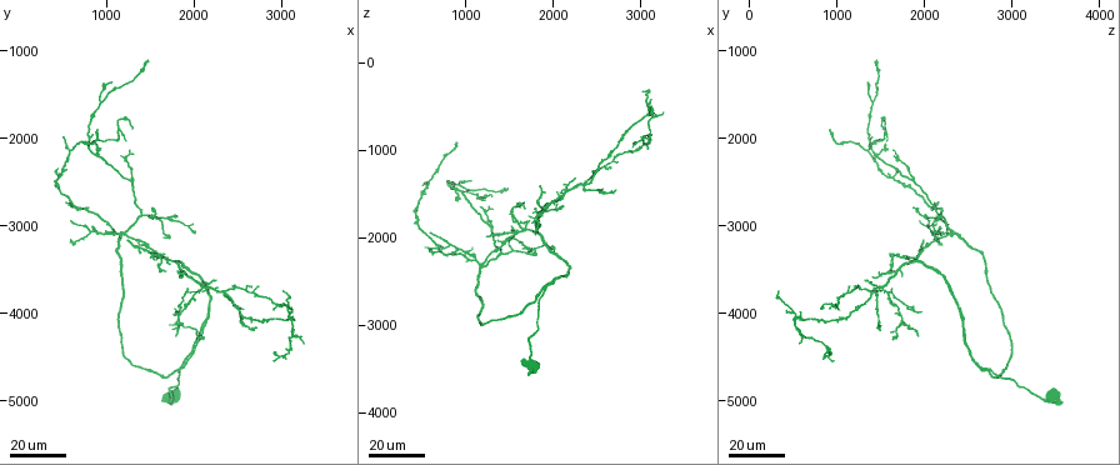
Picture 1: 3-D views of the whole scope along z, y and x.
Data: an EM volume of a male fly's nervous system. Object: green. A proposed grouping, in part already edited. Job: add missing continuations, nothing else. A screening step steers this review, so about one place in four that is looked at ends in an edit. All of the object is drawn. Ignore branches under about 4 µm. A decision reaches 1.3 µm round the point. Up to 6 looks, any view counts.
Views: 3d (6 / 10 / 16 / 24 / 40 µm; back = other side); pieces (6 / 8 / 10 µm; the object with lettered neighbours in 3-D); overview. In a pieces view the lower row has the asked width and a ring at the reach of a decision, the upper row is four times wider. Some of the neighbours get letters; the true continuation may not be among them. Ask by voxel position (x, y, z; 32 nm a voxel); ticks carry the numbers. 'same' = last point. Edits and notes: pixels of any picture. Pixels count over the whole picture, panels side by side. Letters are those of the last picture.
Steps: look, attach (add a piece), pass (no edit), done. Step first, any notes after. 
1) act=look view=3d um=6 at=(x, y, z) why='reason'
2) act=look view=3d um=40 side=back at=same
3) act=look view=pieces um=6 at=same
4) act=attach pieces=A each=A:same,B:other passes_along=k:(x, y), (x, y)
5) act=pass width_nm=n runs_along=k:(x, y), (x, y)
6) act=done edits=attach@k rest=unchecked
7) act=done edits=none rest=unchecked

act=look view=3d um=40 at=(2150, 4300, 1650) why='an open end'

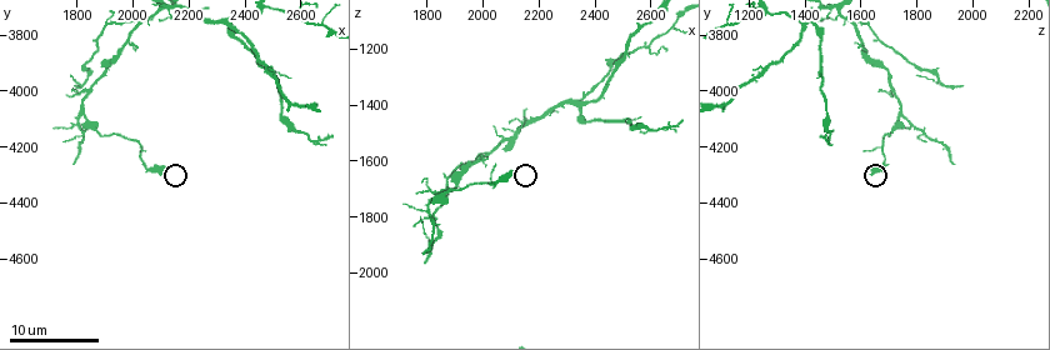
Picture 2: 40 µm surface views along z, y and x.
act=look view=pieces um=8 at=(2100, 4270, 1650)

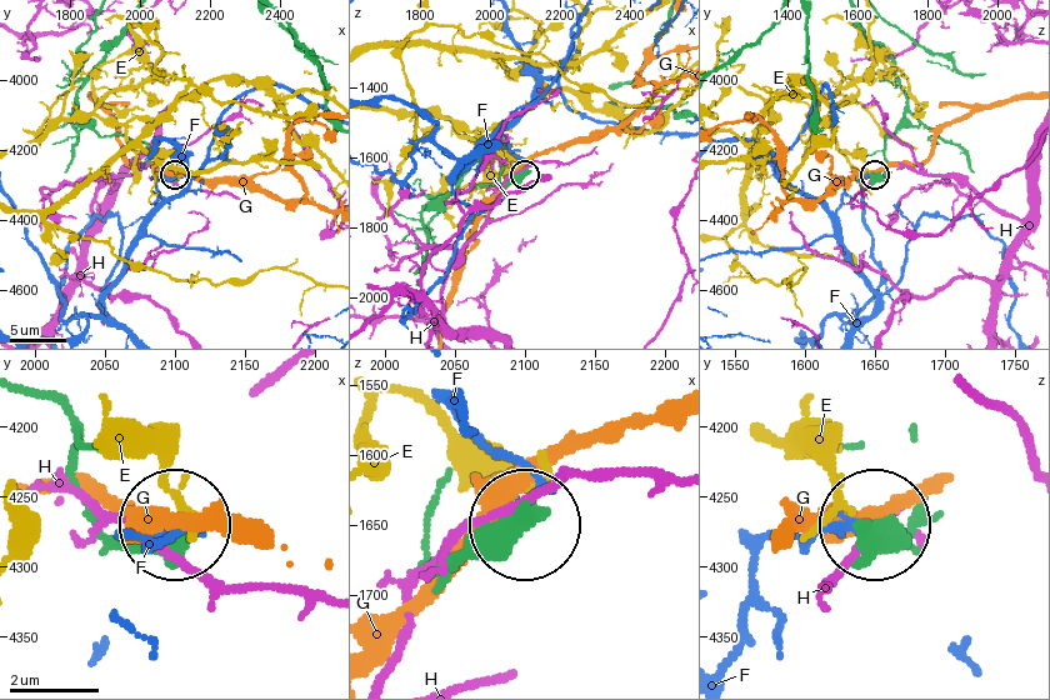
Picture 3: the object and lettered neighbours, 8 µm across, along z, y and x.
act=pass each=E:other,F:other,G:other,H:other found='no lettered piece goes on from it'

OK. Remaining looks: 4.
act=look view=pieces um=8 at=(2710, 4170, 1450) why='end of a long branch'

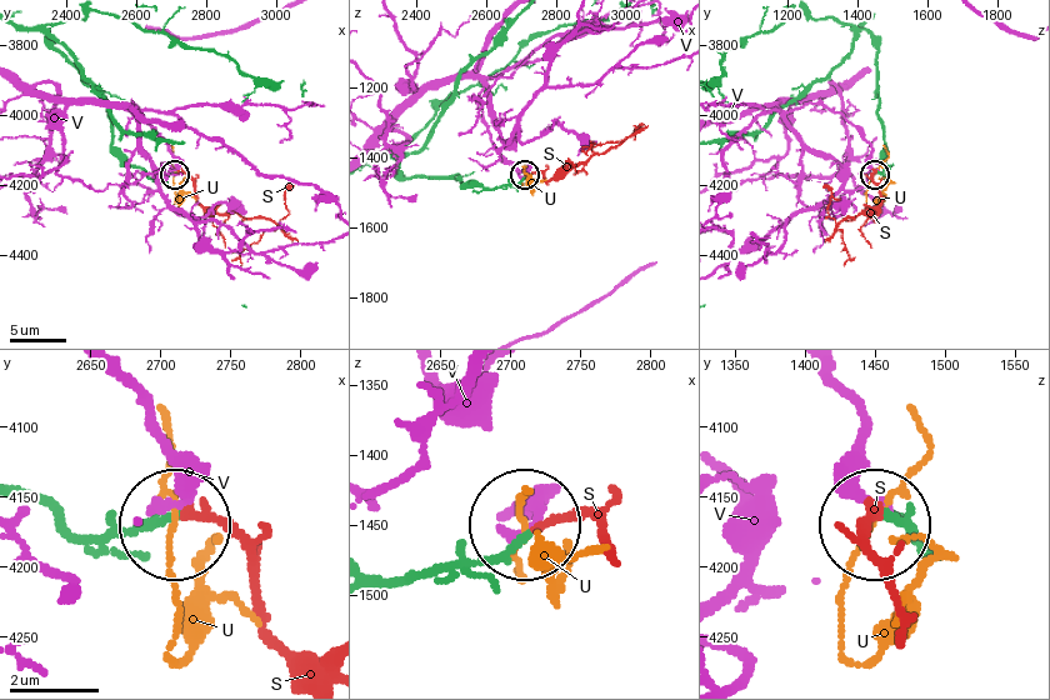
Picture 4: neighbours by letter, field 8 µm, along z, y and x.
act=attach pieces=S each=S:same,U:other,V:other passes_along=4:(886, 175), (874, 175), (879, 201), (840, 224), (846, 263) found='it goes on there'

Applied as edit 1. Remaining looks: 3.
act=look view=3d um=24 at=(1750, 3450, 1850) why='branch stops here'

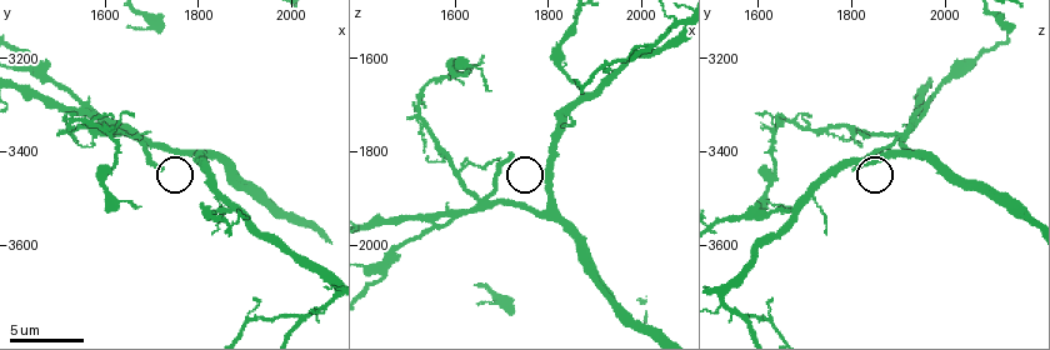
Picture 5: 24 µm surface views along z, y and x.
act=look view=pieces um=10 at=(1715, 3440, 1810) why='see the neighbours'

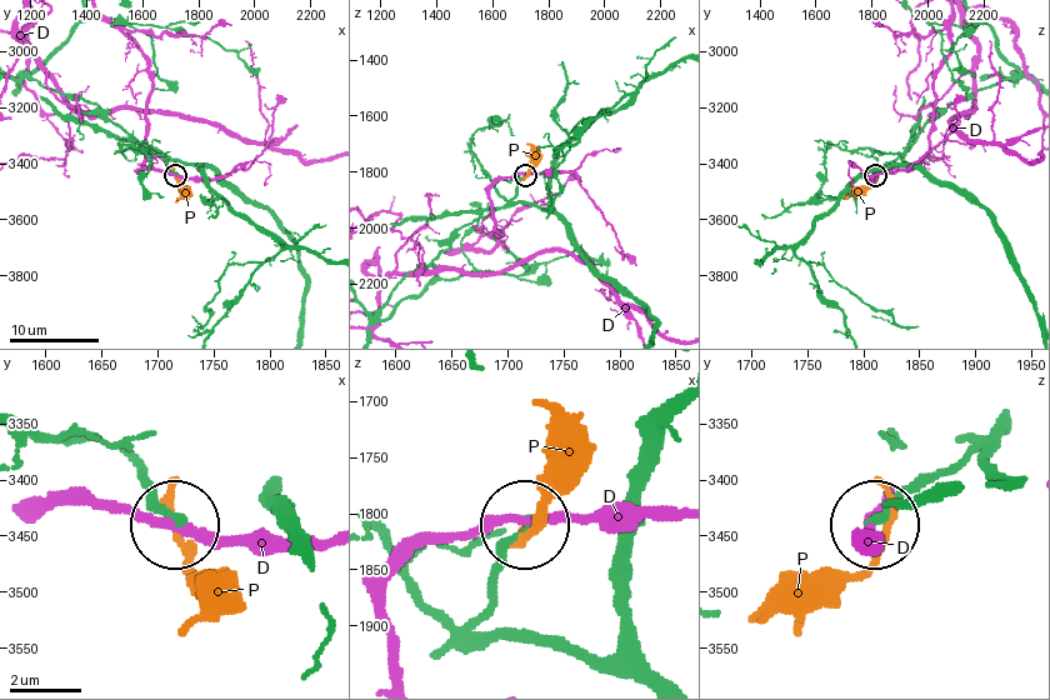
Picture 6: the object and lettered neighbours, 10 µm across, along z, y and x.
act=pass each=D:other,P:other runs_along=6:(261, 208), (206, 166), (166, 159), (174, 174) found='no lettered piece goes on from it'

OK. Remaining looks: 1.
act=done edits=attach@4 rest=unchecked

